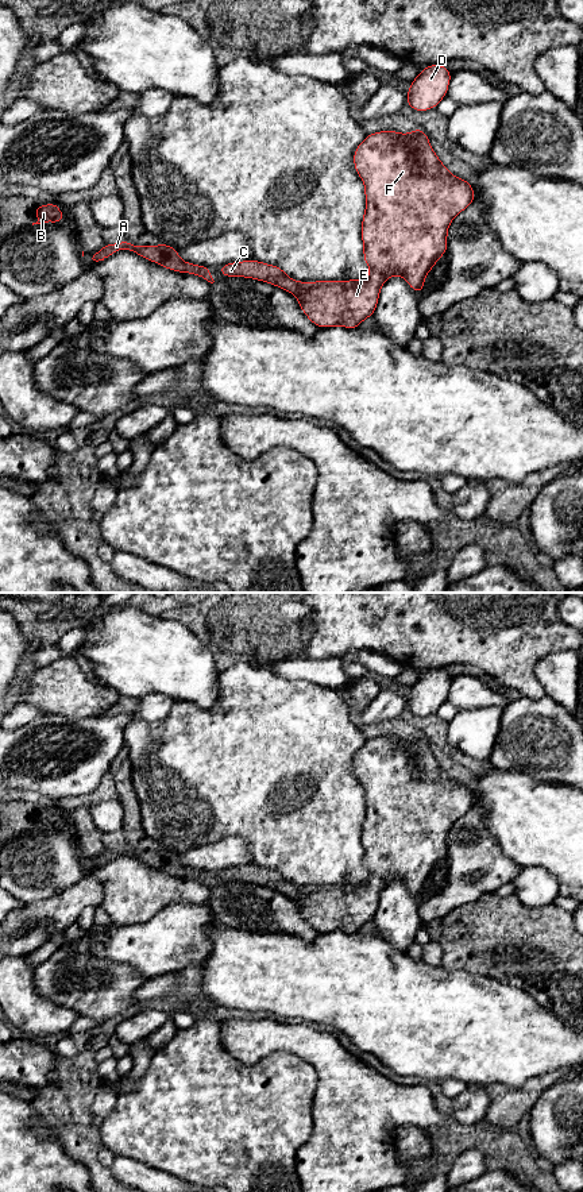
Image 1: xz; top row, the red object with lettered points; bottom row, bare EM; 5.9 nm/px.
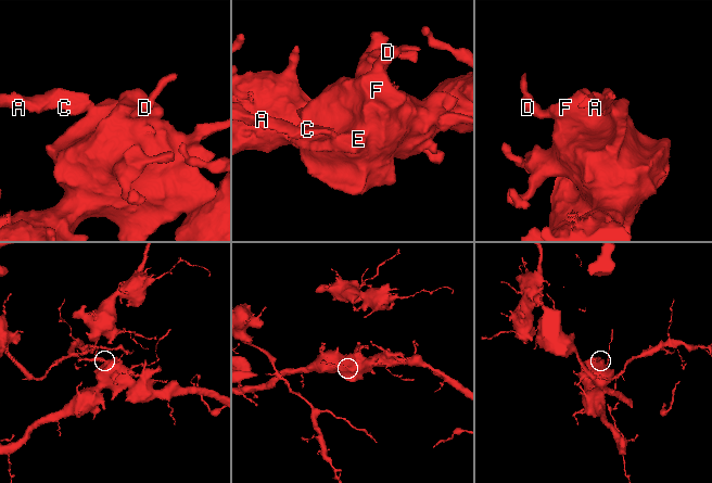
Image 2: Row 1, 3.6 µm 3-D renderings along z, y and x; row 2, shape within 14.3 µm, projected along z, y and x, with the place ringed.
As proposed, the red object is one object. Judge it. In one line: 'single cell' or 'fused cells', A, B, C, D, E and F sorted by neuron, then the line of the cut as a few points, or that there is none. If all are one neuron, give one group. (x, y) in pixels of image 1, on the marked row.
fused cells; groups A B C / D E F; cut xz (301, 282), (301, 288), (294, 293)

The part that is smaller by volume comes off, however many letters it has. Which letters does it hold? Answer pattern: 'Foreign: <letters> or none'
Foreign: A, B, C

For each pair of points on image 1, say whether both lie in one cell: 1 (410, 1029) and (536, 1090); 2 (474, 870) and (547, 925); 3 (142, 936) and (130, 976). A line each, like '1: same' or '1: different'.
1: different
2: different
3: different

